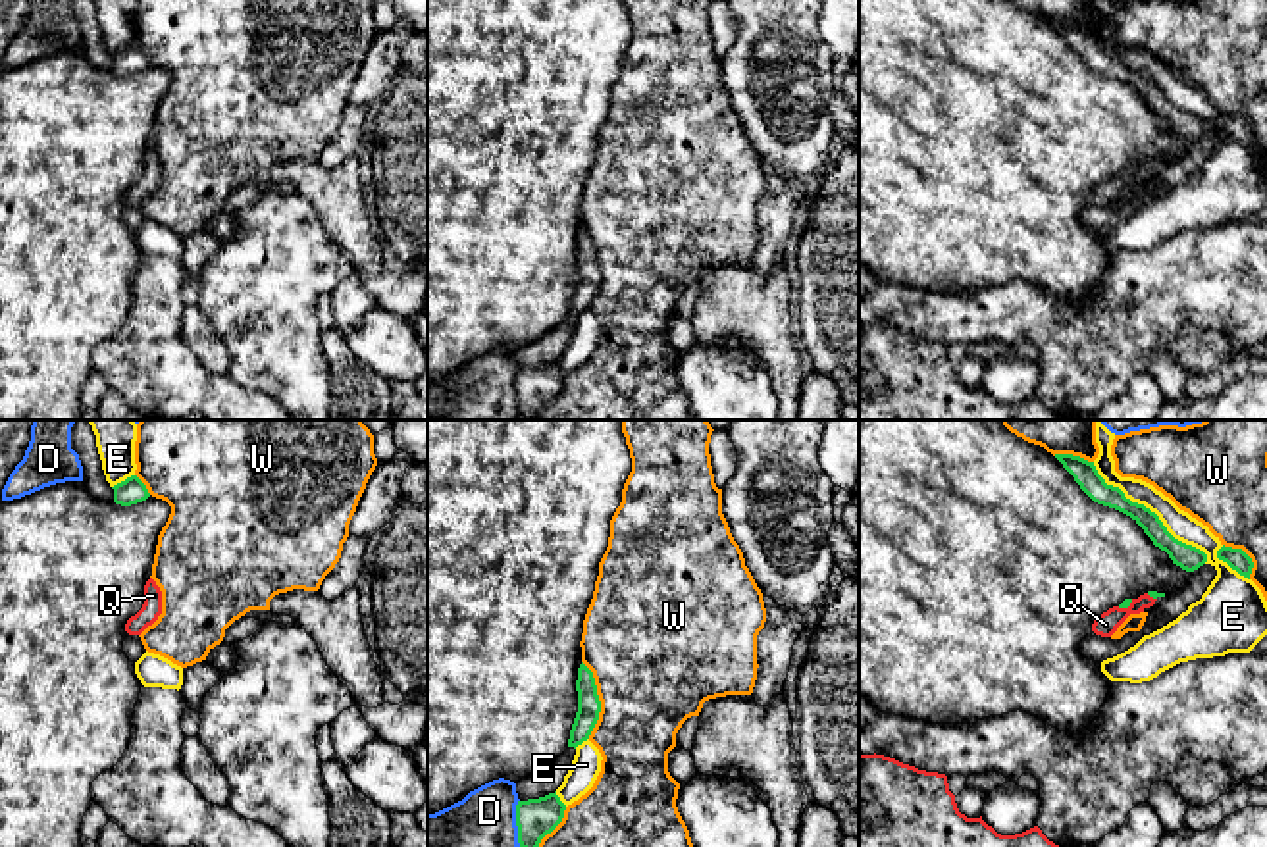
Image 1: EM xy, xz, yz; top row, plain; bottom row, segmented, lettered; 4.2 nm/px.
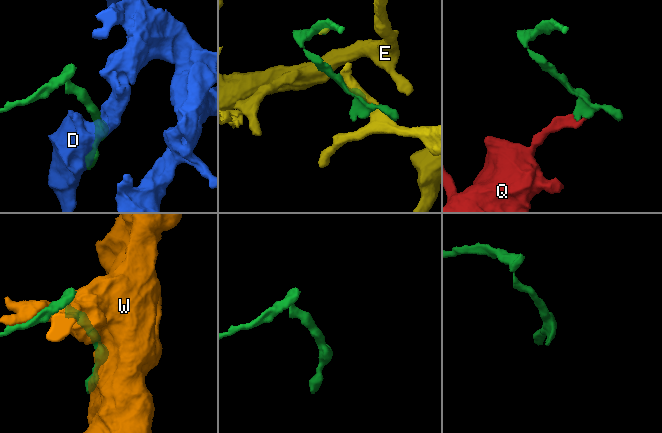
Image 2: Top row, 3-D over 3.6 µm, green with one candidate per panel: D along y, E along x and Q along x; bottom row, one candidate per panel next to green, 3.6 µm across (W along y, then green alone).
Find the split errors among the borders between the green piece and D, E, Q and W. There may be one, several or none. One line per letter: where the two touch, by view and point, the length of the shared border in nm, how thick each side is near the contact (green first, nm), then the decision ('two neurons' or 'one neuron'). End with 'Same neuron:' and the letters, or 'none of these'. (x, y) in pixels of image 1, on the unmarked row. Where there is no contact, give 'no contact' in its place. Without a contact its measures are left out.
D: contact xz (517, 391); length 200 nm; calibres 160 and 400 nm; two neurons
E: contact yz (1150, 79); length 650 nm; calibres 100 and 120 nm; two neurons
Q: contact yz (1125, 176); length 80 nm; calibres 40 and 90 nm; one neuron
W: contact xz (597, 268); length 320 nm; calibres 100 and 480 nm; two neurons
Same neuron: Q

